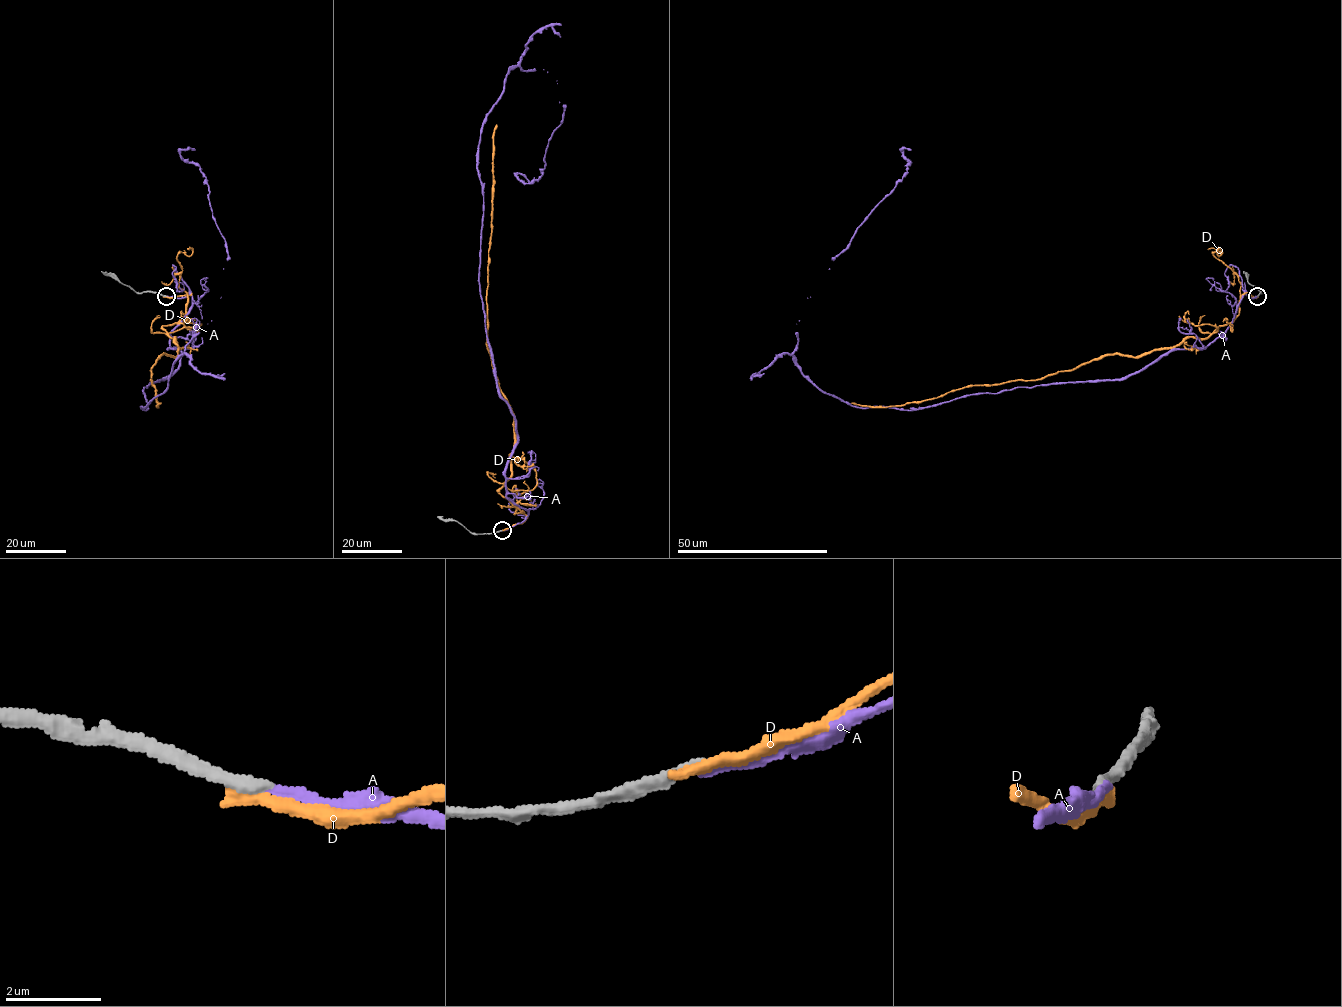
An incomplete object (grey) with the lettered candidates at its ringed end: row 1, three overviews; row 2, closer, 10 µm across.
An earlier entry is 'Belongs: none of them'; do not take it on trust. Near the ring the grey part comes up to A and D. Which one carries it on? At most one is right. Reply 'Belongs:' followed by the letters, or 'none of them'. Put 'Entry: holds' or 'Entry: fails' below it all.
Belongs: none of them
Entry: holds

